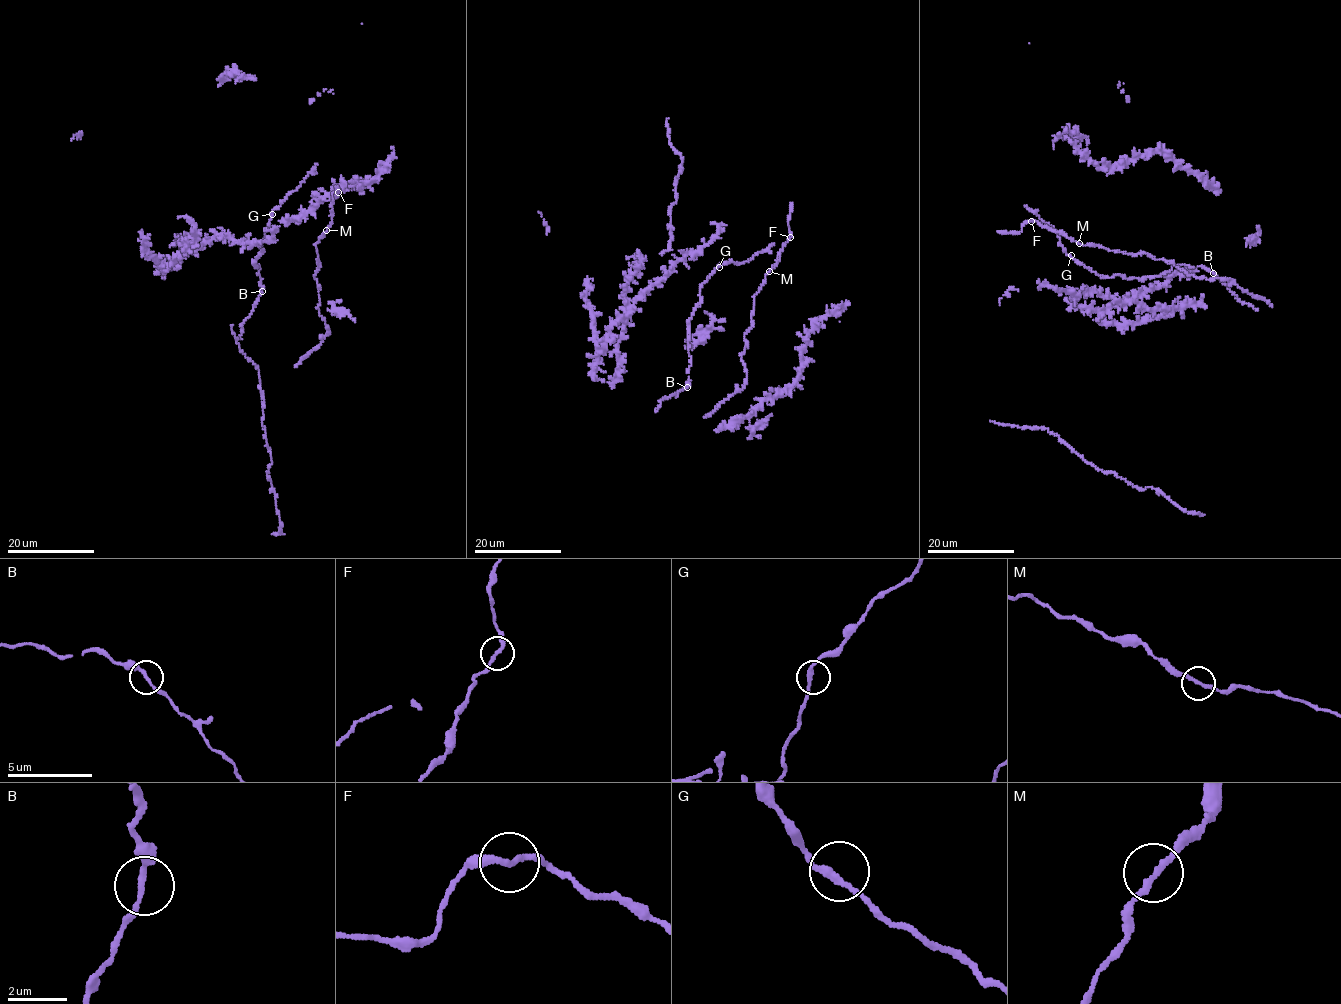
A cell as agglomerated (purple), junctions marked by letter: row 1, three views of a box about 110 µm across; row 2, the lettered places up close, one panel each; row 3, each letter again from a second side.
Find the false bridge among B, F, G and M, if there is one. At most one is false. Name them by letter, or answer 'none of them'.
F

